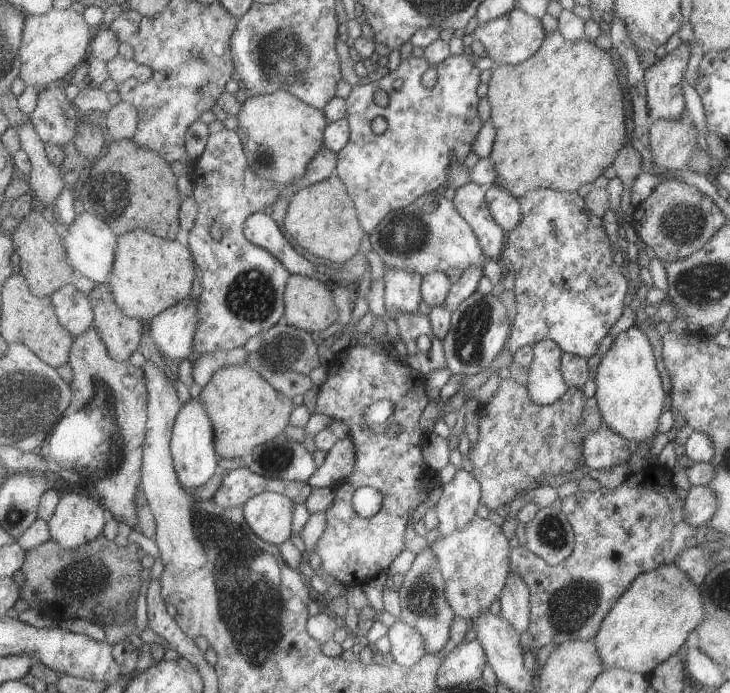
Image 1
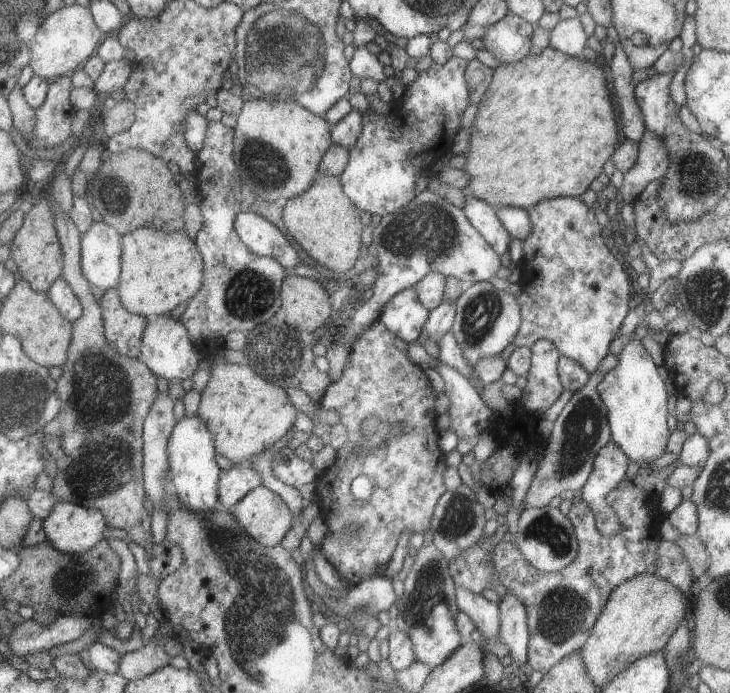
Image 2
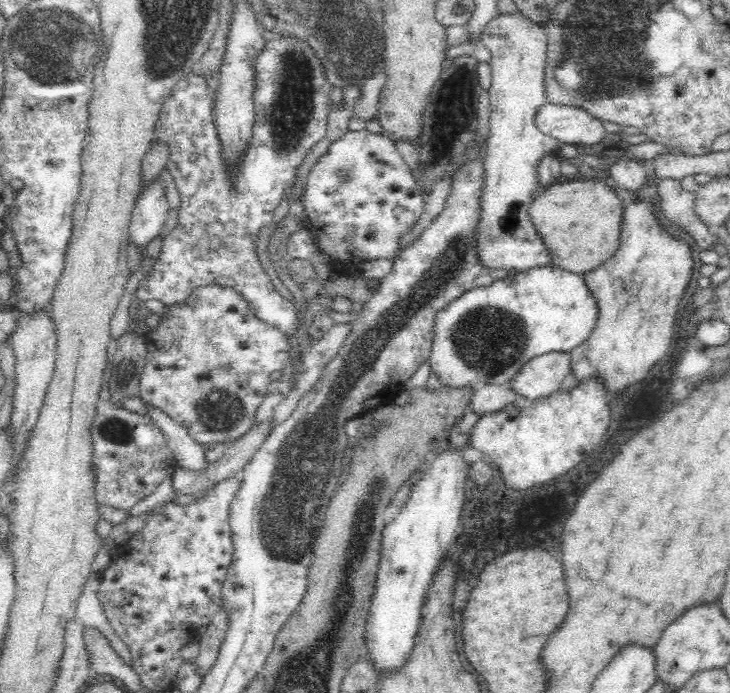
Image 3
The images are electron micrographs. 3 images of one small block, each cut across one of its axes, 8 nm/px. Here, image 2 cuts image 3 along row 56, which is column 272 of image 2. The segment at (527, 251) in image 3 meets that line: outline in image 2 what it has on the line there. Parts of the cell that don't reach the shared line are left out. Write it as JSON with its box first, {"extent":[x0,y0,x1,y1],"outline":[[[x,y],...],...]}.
{"extent":[229,485,296,548],"outline":[[[264,485],[251,490],[229,512],[239,520],[249,536],[270,548],[282,544],[296,520],[285,500]]]}

